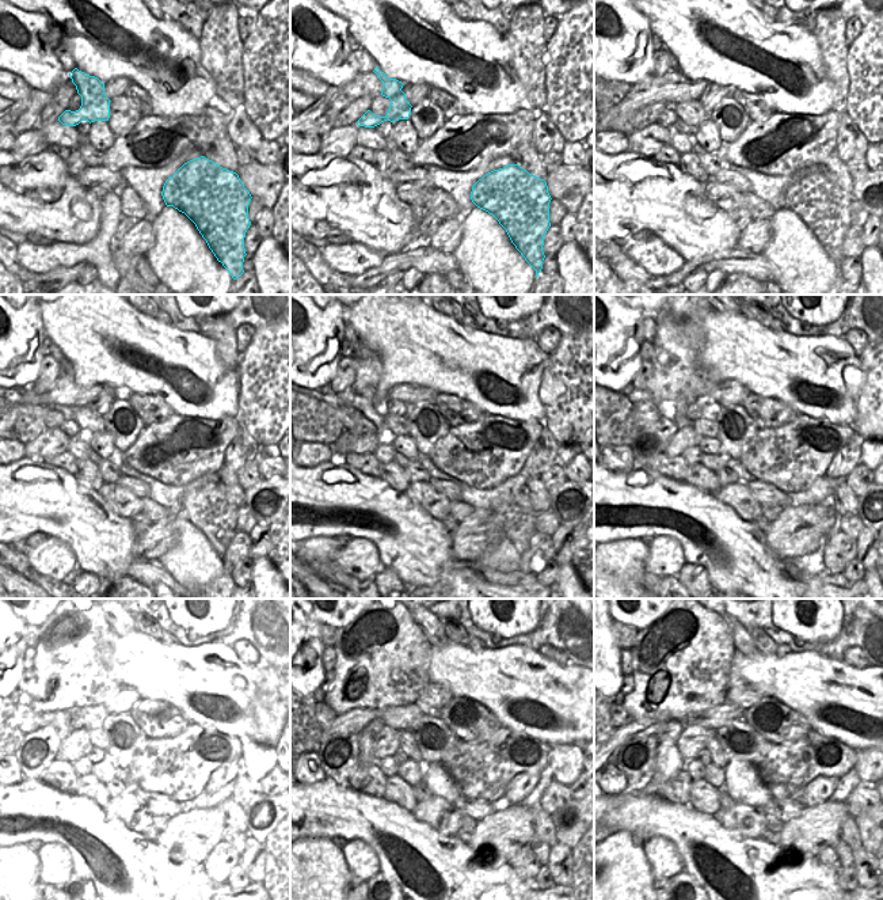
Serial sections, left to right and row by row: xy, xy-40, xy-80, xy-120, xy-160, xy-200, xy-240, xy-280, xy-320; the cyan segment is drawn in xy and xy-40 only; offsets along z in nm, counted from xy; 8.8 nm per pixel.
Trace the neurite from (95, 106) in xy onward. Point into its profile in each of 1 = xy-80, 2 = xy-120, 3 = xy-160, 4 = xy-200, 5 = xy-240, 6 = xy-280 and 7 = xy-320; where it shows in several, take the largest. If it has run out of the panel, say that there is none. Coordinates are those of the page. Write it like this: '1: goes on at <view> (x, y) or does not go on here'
1: goes on at xy-80 (668, 117)
2: goes on at xy-120 (53, 420)
3: goes on at xy-160 (349, 416)
4: goes on at xy-200 (649, 416)
5: goes on at xy-240 (31, 713)
6: goes on at xy-280 (326, 716)
7: goes on at xy-320 (621, 716)

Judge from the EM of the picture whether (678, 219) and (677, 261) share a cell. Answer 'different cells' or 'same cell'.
different cells

